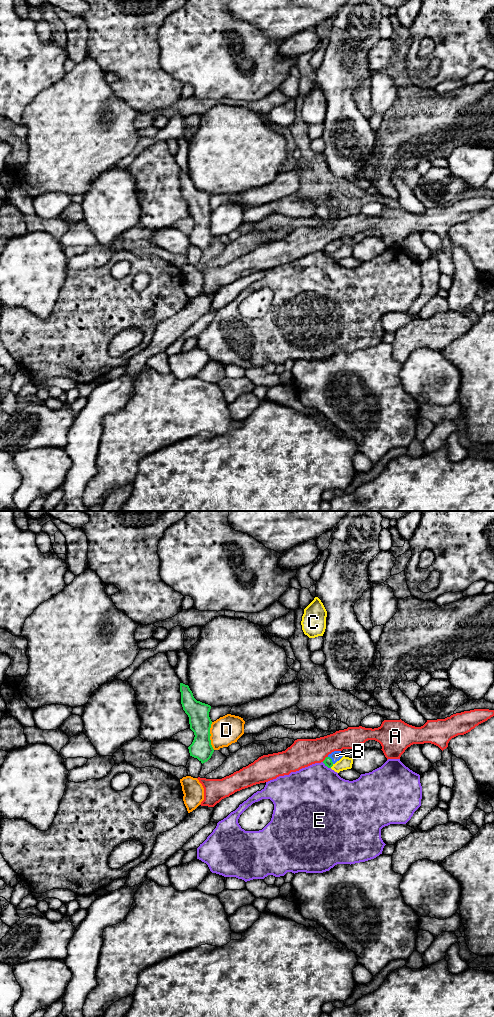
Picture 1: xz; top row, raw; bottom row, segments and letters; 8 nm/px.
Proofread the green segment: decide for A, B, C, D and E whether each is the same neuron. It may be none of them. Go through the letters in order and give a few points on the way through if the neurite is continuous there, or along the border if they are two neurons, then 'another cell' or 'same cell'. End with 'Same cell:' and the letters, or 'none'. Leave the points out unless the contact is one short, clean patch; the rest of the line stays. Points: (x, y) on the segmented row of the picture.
A: another cell
B: across xz (328, 762), (331, 760), (336, 755) | same cell
C: another cell
D: along xz (211, 722), (210, 744), (214, 749) | another cell
E: another cell
Same cell: B

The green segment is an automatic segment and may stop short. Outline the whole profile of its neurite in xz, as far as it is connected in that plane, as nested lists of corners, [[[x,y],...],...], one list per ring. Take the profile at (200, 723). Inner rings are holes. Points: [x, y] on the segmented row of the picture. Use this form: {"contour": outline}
{"contour": [[[180,683],[180,692],[183,710],[189,717],[190,729],[195,735],[192,744],[188,747],[189,753],[203,764],[211,758],[214,752],[210,740],[211,706],[197,701],[188,685]]]}

